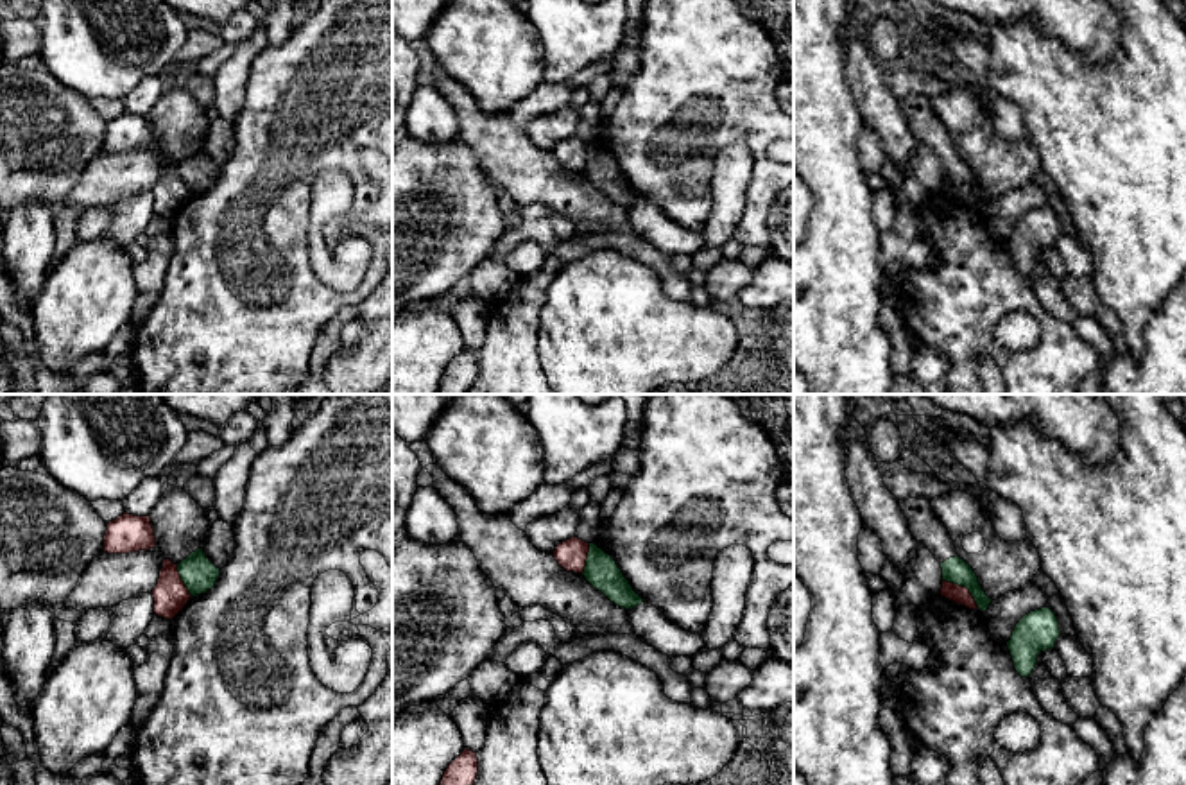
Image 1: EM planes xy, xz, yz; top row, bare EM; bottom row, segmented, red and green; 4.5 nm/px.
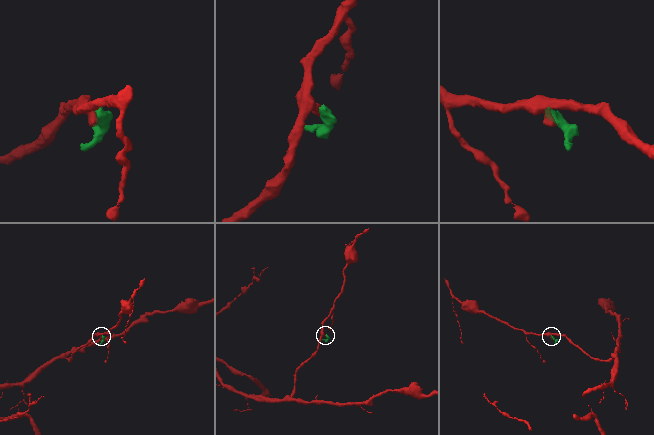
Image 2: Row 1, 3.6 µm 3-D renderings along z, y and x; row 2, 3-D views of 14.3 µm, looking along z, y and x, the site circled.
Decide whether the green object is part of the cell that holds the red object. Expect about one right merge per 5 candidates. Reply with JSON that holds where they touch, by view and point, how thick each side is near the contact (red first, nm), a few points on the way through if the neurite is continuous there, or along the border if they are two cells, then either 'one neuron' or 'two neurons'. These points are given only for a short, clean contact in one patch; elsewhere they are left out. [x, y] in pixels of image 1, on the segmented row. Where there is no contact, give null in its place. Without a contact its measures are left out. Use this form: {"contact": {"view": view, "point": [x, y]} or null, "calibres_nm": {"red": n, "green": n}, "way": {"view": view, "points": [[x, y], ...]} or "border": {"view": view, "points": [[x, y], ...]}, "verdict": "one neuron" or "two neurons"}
{"contact": {"view": "yz", "point": [962, 586]}, "calibres_nm": {"red": 80, "green": 120}, "border": {"view": "yz", "points": [[943, 579], [962, 585], [979, 608]]}, "verdict": "two neurons"}

